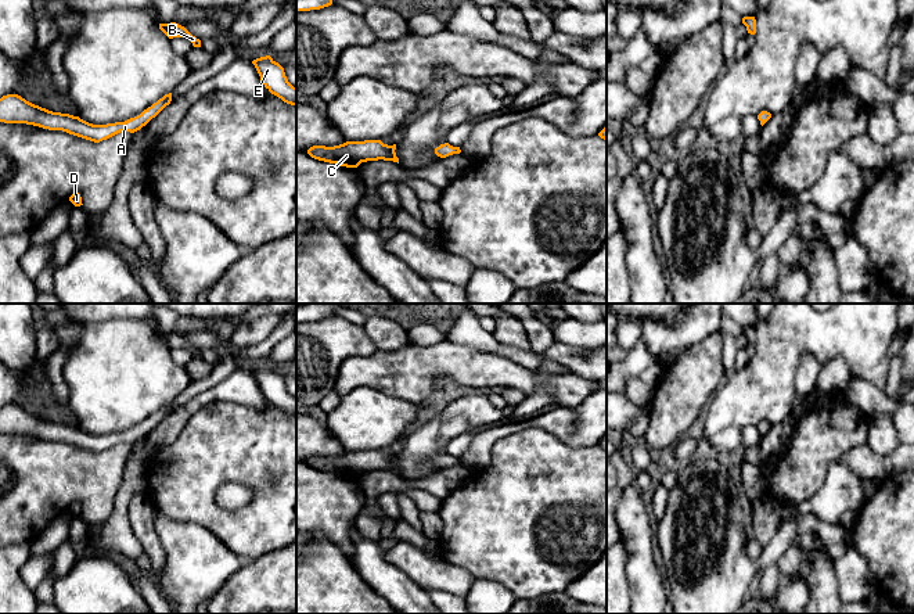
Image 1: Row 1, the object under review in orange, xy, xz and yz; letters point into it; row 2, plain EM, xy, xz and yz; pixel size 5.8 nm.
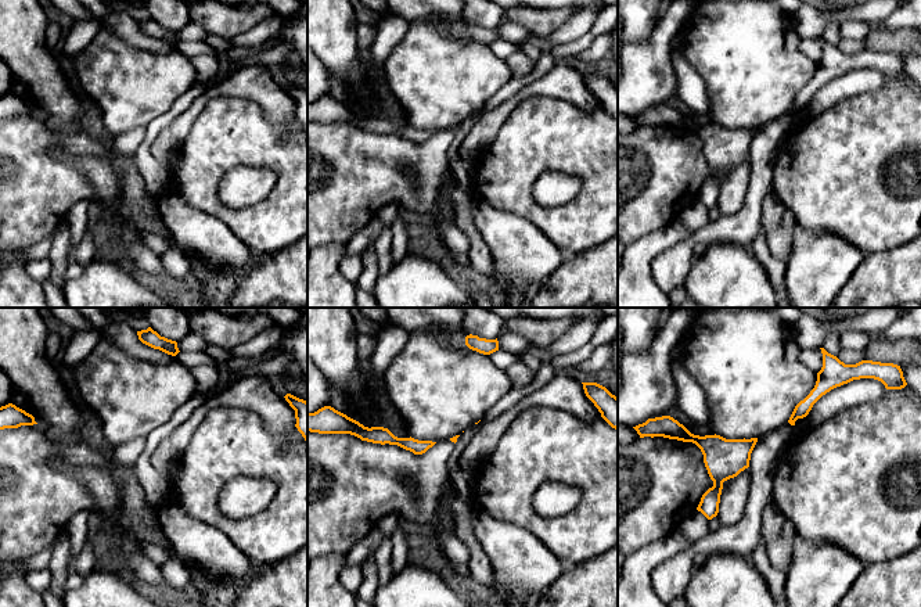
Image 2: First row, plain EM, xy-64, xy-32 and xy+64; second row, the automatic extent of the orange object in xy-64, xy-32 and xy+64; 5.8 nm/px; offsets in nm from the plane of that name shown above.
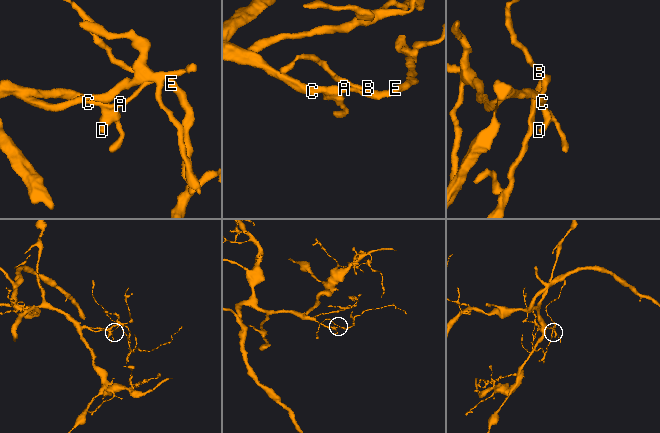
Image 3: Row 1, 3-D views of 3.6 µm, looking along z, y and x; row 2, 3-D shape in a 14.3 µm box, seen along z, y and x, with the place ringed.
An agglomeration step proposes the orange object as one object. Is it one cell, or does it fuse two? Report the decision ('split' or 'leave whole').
leave whole

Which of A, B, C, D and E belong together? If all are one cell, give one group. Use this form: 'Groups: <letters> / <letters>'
Groups: A B C D E

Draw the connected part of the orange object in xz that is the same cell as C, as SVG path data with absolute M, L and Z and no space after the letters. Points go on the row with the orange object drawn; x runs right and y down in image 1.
M364 140L346 141L334 147L313 146L307 150L307 154L319 161L337 164L346 168L357 168L361 162L378 159L399 164L395 150L396 144L388 146L381 140Z

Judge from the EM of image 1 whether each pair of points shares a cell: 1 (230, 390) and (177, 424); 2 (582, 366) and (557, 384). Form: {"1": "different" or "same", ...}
{"1": "same", "2": "different"}

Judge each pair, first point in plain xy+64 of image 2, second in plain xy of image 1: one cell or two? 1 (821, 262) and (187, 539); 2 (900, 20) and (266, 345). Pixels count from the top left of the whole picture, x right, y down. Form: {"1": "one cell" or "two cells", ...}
{"1": "one cell", "2": "two cells"}

